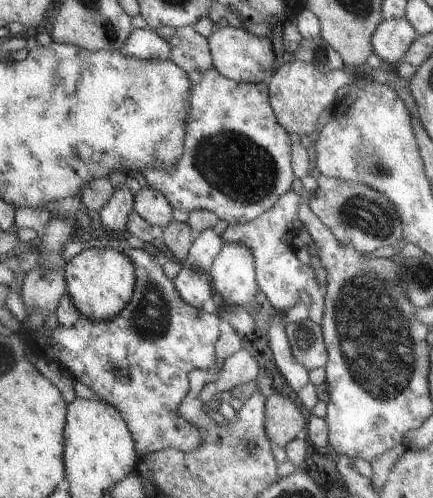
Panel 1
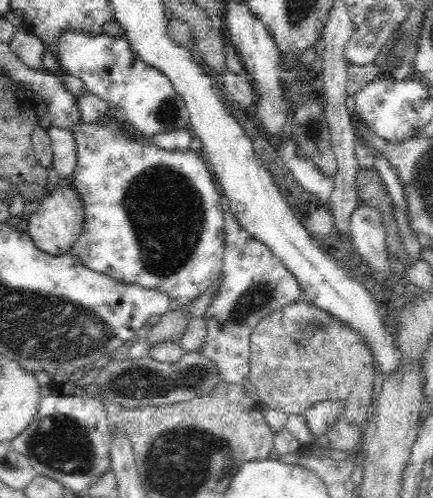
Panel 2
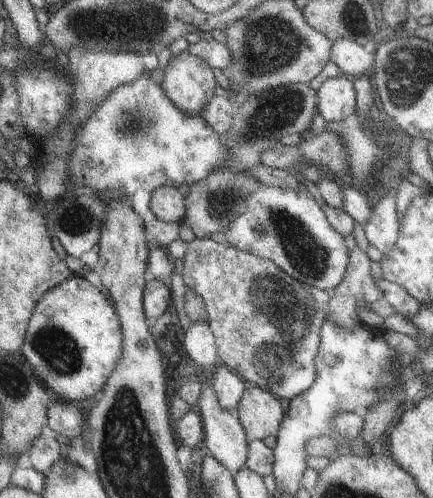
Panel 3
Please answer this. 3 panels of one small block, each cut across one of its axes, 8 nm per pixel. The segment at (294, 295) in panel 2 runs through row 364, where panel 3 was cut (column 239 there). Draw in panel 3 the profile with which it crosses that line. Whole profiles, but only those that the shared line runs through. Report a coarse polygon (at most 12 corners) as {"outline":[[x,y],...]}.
{"outline":[[261,186],[223,230],[313,290],[335,290],[345,238],[315,200]]}

